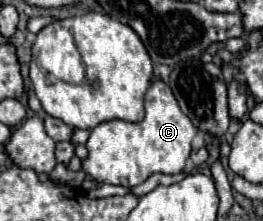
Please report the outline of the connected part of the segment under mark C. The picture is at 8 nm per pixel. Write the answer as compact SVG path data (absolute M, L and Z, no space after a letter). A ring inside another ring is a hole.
M155 81L145 95L145 119L141 123L113 119L91 129L85 143L87 157L81 161L81 169L97 183L135 187L151 173L181 173L191 153L191 141L195 135L197 127L183 115L169 85Z

